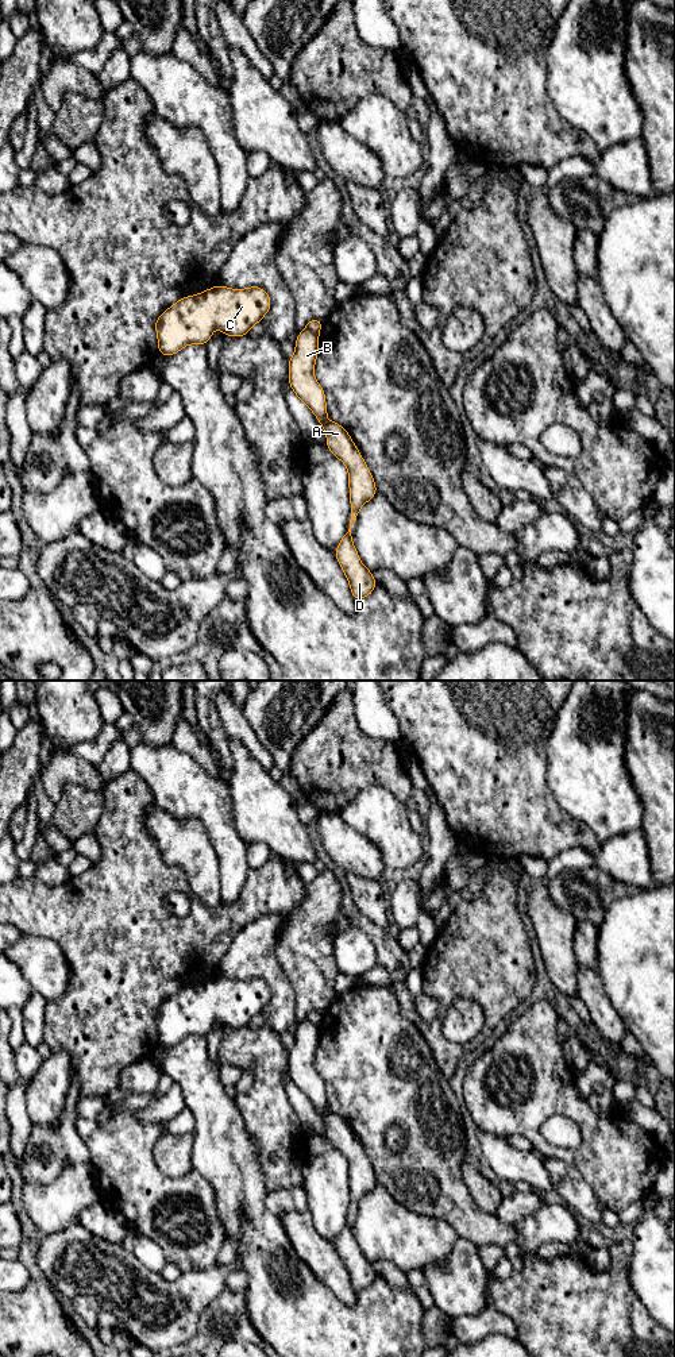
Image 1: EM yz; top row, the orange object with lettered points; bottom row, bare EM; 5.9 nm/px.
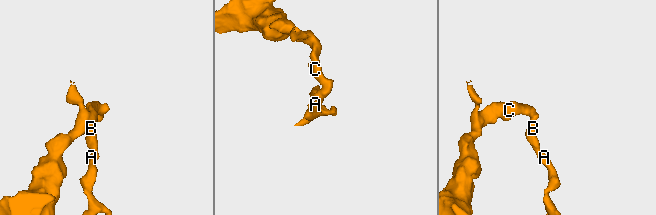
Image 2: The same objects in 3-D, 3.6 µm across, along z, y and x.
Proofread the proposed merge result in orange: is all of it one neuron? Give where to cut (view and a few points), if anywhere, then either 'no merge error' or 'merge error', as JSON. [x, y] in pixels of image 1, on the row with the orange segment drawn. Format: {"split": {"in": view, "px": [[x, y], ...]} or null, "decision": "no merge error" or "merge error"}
{"split": {"in": "yz", "px": [[307, 327], [317, 334]]}, "decision": "merge error"}

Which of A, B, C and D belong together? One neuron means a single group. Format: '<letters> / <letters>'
A B D / C

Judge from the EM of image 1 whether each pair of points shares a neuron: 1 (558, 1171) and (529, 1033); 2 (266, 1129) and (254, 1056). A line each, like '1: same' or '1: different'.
1: different
2: same

